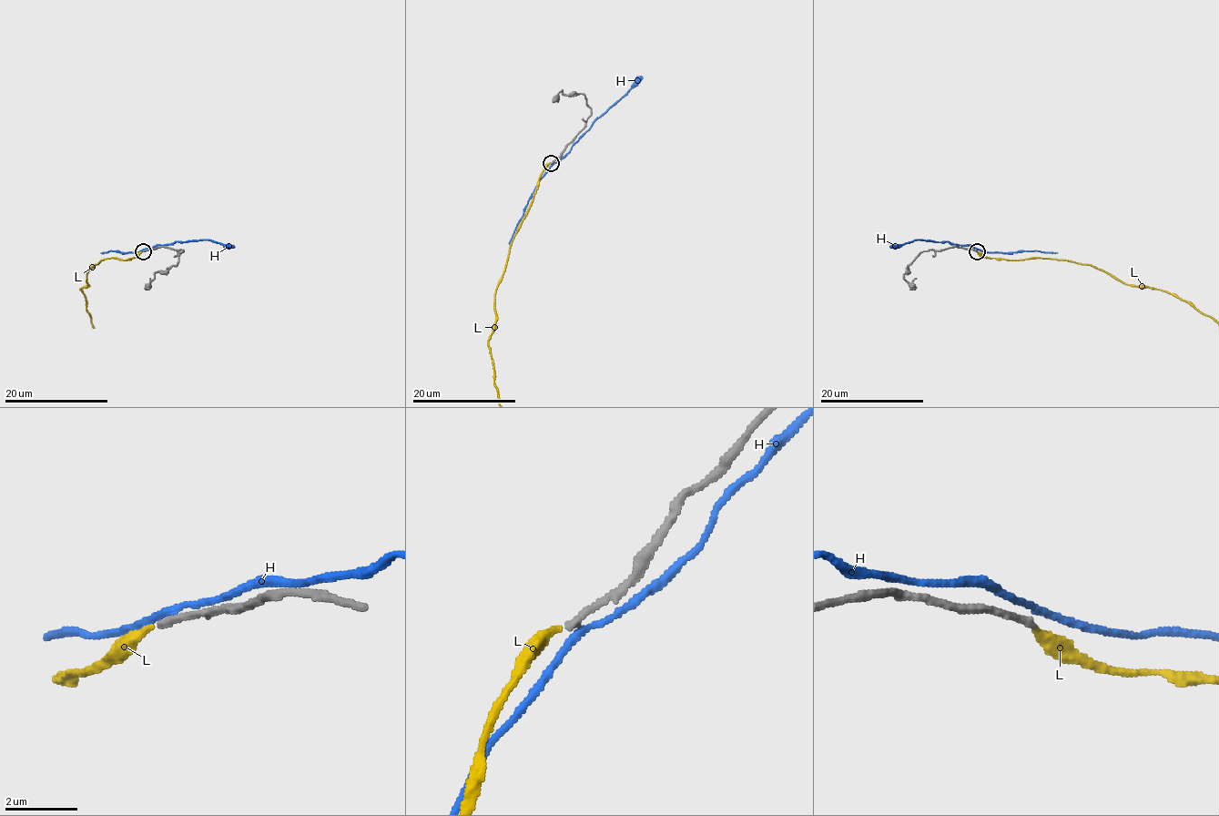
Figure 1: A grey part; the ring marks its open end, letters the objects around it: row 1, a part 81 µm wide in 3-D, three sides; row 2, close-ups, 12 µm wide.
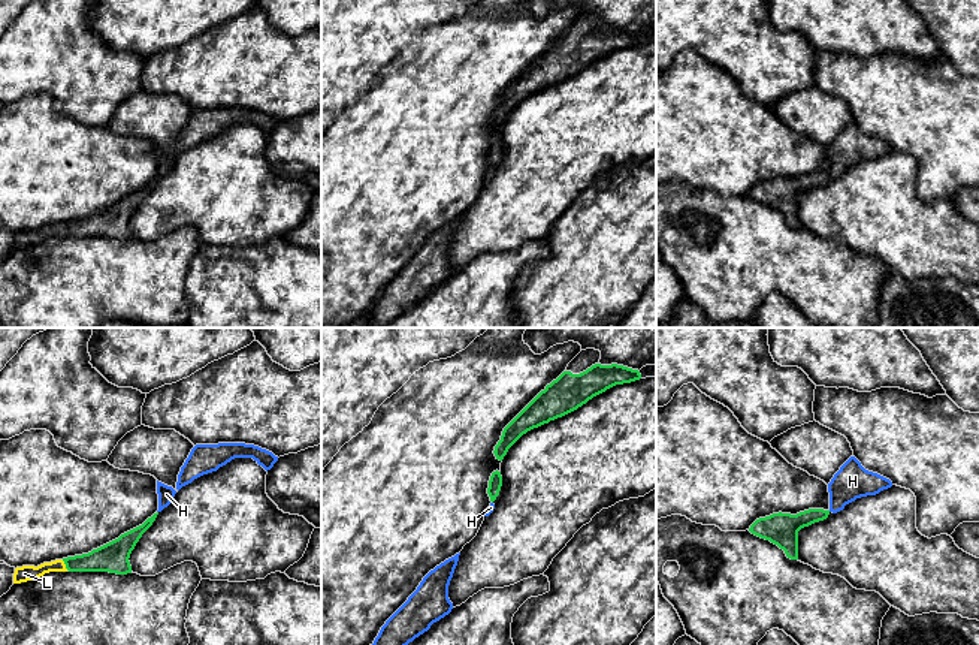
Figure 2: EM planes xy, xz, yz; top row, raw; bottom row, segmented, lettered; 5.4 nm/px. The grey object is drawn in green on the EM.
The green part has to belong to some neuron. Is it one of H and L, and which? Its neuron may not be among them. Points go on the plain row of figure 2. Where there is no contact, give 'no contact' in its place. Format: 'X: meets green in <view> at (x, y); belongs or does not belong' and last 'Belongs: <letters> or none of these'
H: no contact; does not belong
L: meets green in xy at (65, 228); belongs
Belongs: L

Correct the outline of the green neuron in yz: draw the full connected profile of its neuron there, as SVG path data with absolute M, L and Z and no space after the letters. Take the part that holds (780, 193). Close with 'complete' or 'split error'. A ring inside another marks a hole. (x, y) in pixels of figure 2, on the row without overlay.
M809 174L797 180L773 178L756 184L749 196L761 204L770 205L785 215L791 224L798 224L798 196L815 187L827 184L830 175Z; complete

